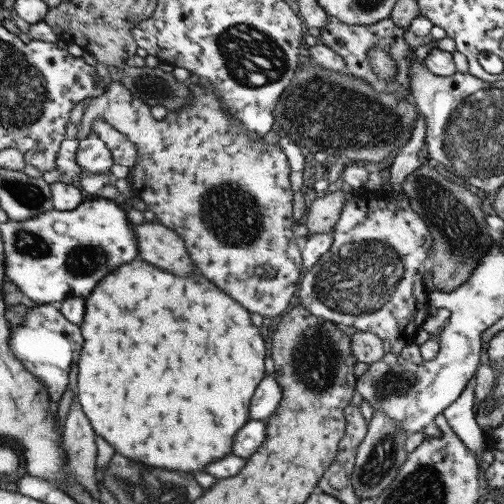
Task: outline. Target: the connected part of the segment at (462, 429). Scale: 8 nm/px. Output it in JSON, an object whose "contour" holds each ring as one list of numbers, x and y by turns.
{"contour":[[473,378,467,382,467,385,461,390,459,397,455,399,442,412,445,420,451,430,457,435,457,438,469,448,469,450,479,456,481,468,485,469,485,463,481,456,487,449,485,437,482,430,475,423,474,416,477,412,476,403,474,400,474,384]]}

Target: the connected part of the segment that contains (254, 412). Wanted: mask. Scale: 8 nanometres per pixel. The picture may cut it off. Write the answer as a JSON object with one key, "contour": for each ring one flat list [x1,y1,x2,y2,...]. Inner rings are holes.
{"contour":[[264,375,249,398,249,419,266,420,281,400,281,388,273,375]]}

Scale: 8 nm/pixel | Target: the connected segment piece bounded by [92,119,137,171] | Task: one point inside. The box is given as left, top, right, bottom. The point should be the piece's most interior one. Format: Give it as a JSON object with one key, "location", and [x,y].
{"location":[124,153]}

